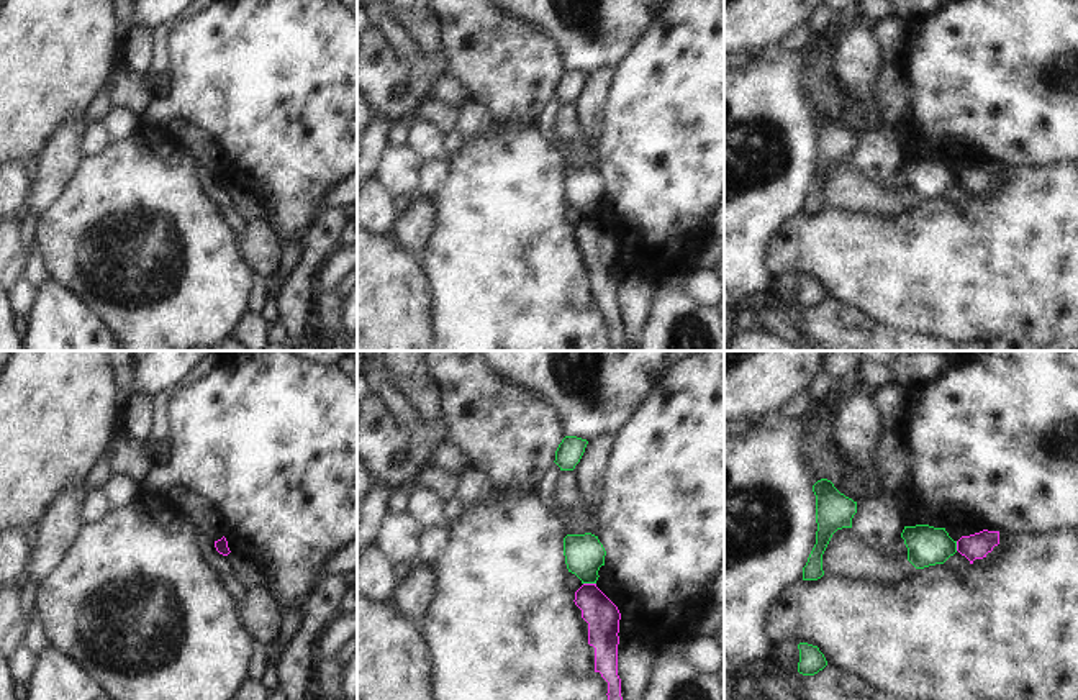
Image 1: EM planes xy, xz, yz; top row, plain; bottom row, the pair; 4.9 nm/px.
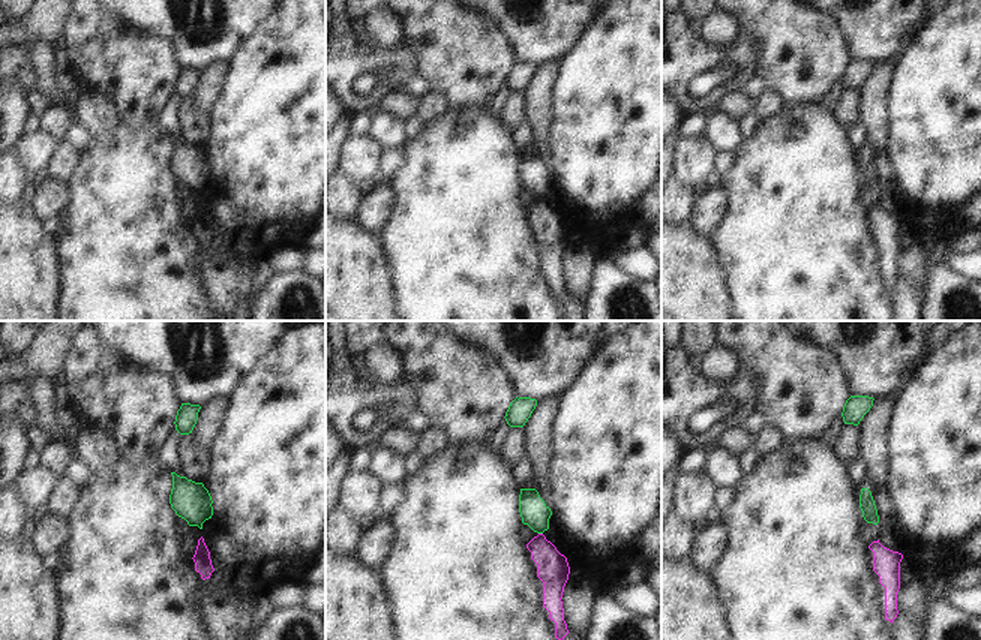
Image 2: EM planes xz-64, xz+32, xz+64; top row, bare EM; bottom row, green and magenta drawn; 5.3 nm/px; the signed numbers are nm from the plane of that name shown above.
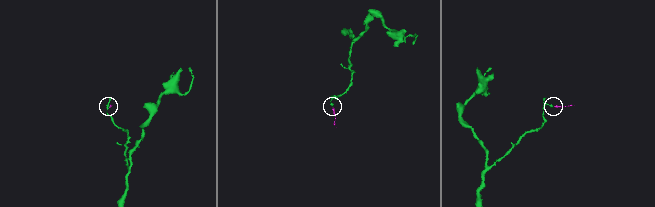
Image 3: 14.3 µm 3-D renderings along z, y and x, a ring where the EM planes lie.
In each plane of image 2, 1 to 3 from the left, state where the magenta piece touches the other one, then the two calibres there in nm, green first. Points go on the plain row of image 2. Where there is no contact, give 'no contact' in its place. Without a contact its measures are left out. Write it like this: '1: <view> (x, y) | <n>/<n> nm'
1: no contact
2: xz+32 (540, 197) | 150/180 nm
3: no contact

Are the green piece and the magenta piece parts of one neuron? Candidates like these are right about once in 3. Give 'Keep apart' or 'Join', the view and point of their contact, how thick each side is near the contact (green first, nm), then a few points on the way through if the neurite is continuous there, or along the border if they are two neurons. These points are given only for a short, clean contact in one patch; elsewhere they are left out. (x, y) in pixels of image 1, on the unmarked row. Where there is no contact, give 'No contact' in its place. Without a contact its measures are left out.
Keep apart. Touches green at xz (590, 215). Thickness 190 nm (green) against 160 nm. Boundary: xz (584, 215), (595, 217)

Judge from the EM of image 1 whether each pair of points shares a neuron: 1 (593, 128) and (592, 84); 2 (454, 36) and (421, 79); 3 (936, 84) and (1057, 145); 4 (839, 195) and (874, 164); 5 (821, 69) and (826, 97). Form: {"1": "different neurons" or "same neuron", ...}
{"1": "same neuron", "2": "different neurons", "3": "same neuron", "4": "different neurons", "5": "same neuron"}

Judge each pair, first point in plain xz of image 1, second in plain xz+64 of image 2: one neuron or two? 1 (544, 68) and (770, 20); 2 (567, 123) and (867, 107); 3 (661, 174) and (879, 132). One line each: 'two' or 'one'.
1: one
2: two
3: two

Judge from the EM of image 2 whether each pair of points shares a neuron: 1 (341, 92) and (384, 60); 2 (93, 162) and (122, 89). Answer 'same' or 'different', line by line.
1: same
2: different

